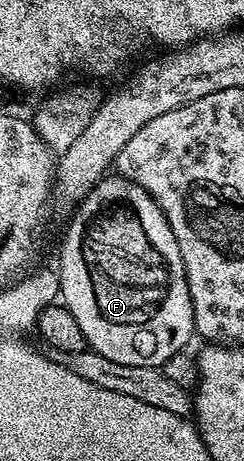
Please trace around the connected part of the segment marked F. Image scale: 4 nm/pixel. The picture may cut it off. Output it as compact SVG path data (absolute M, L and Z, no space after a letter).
M114 173L109 177L103 177L92 188L85 198L78 203L78 212L70 223L70 235L62 239L62 268L57 268L58 289L60 292L60 303L76 317L76 325L80 325L80 333L86 339L86 346L91 351L100 353L100 357L109 357L111 361L120 361L120 365L148 365L149 367L161 367L177 351L183 350L189 341L190 335L195 334L194 310L190 300L188 281L184 273L184 261L180 257L180 245L176 241L176 233L172 233L172 225L164 212L158 208L158 202L141 187L138 182Z

